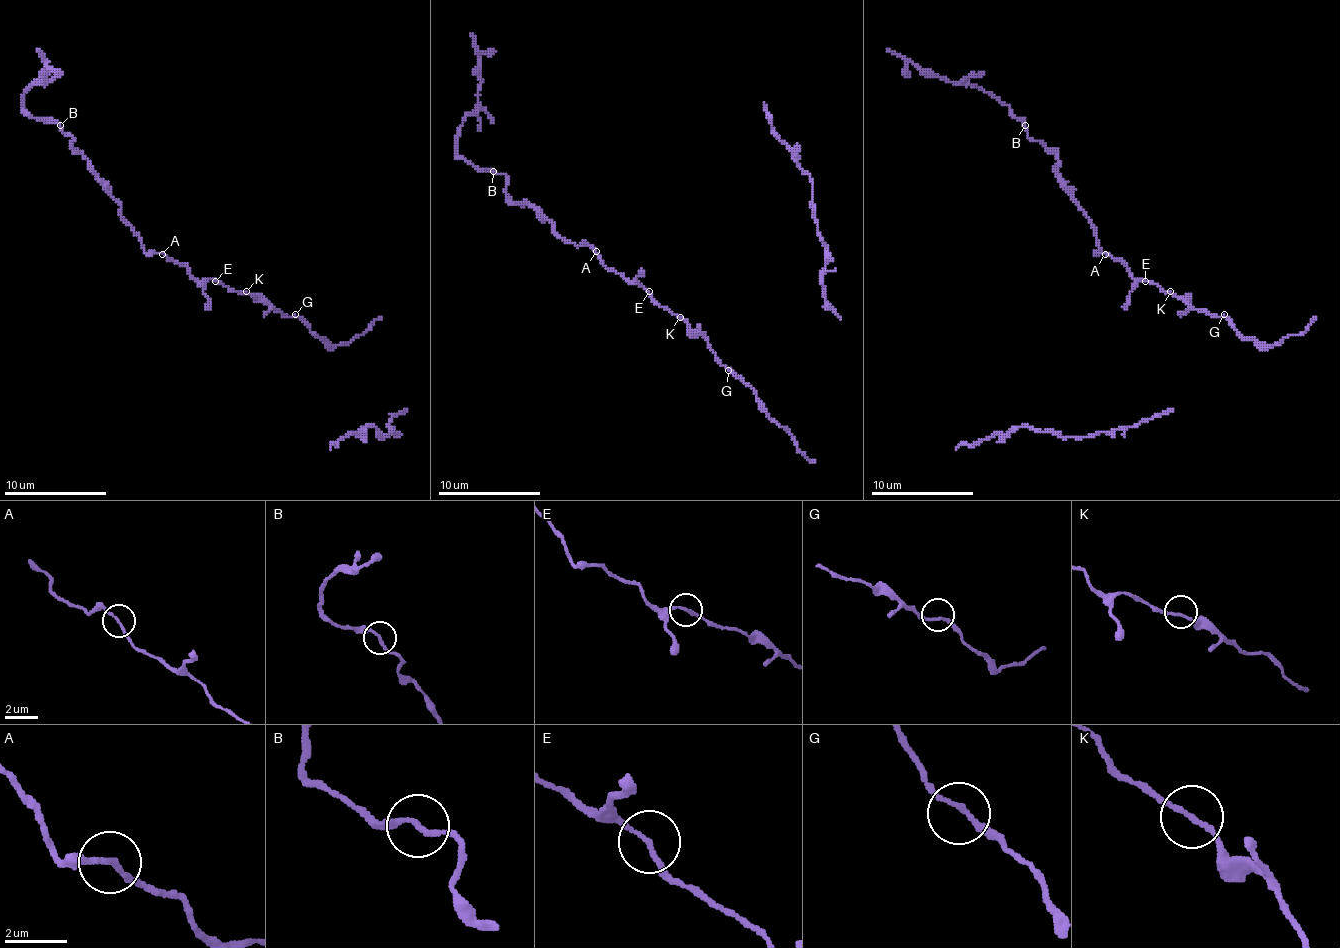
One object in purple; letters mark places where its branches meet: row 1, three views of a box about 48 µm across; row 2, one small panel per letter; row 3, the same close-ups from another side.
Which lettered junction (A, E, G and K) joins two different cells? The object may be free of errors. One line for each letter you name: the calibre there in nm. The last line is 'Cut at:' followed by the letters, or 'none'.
Cut at: none

